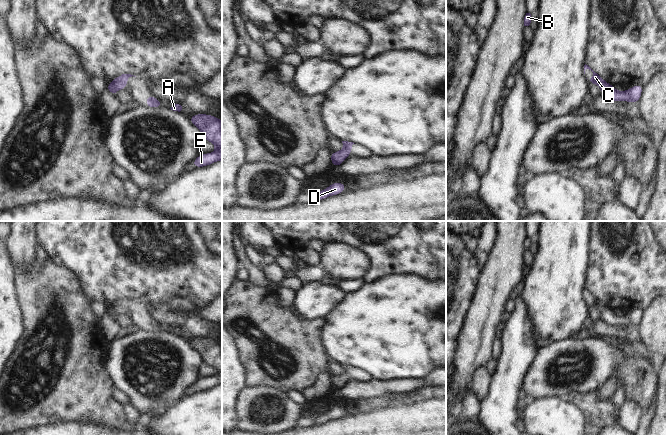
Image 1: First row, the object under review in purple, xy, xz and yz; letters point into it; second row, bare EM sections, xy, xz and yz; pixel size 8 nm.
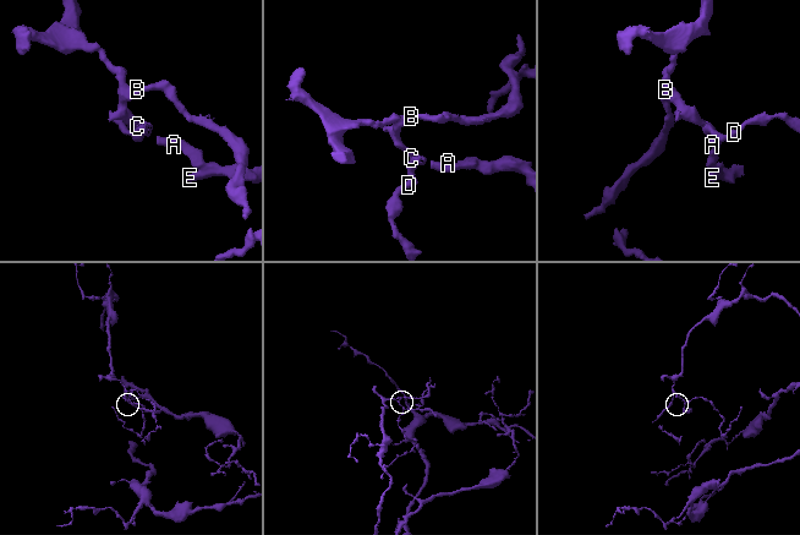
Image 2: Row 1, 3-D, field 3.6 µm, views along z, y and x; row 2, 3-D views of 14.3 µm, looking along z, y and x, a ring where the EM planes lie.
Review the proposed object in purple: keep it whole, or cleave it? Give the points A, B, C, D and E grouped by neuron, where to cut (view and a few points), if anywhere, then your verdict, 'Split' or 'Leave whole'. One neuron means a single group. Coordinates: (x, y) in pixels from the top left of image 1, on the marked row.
Groups: A B C D E. No split. Leave whole

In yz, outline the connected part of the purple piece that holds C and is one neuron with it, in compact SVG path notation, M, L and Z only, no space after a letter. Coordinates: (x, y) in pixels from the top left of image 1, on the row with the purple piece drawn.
M584 65L585 70L589 69L593 72L593 75L587 82L588 84L597 84L601 88L602 96L608 101L625 101L638 103L641 98L641 93L643 91L643 86L641 84L634 85L626 91L617 91L613 85L606 83L605 80L595 73L588 65Z

